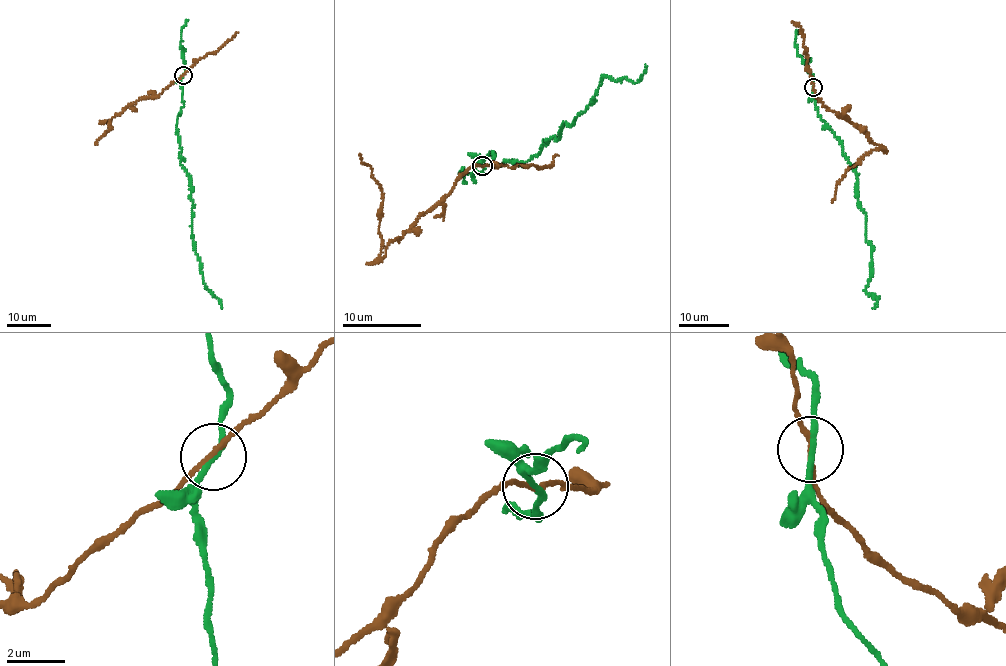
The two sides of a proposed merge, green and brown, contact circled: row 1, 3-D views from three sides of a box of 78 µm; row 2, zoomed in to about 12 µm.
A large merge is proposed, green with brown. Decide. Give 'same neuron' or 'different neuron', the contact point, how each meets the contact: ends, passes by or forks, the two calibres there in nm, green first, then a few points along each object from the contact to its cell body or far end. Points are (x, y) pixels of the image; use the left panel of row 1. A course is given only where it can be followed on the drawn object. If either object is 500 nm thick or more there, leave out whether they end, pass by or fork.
different neuron; place (183, 75); green passes by; brown passes by; calibres 190 and 170 nm; course green (183, 74), (183, 108), (176, 127), (183, 168), (191, 179), (194, 250), (200, 261), (204, 284), (221, 308); course brown (183, 74), (158, 95), (139, 99), (109, 120), (111, 128), (95, 145)

